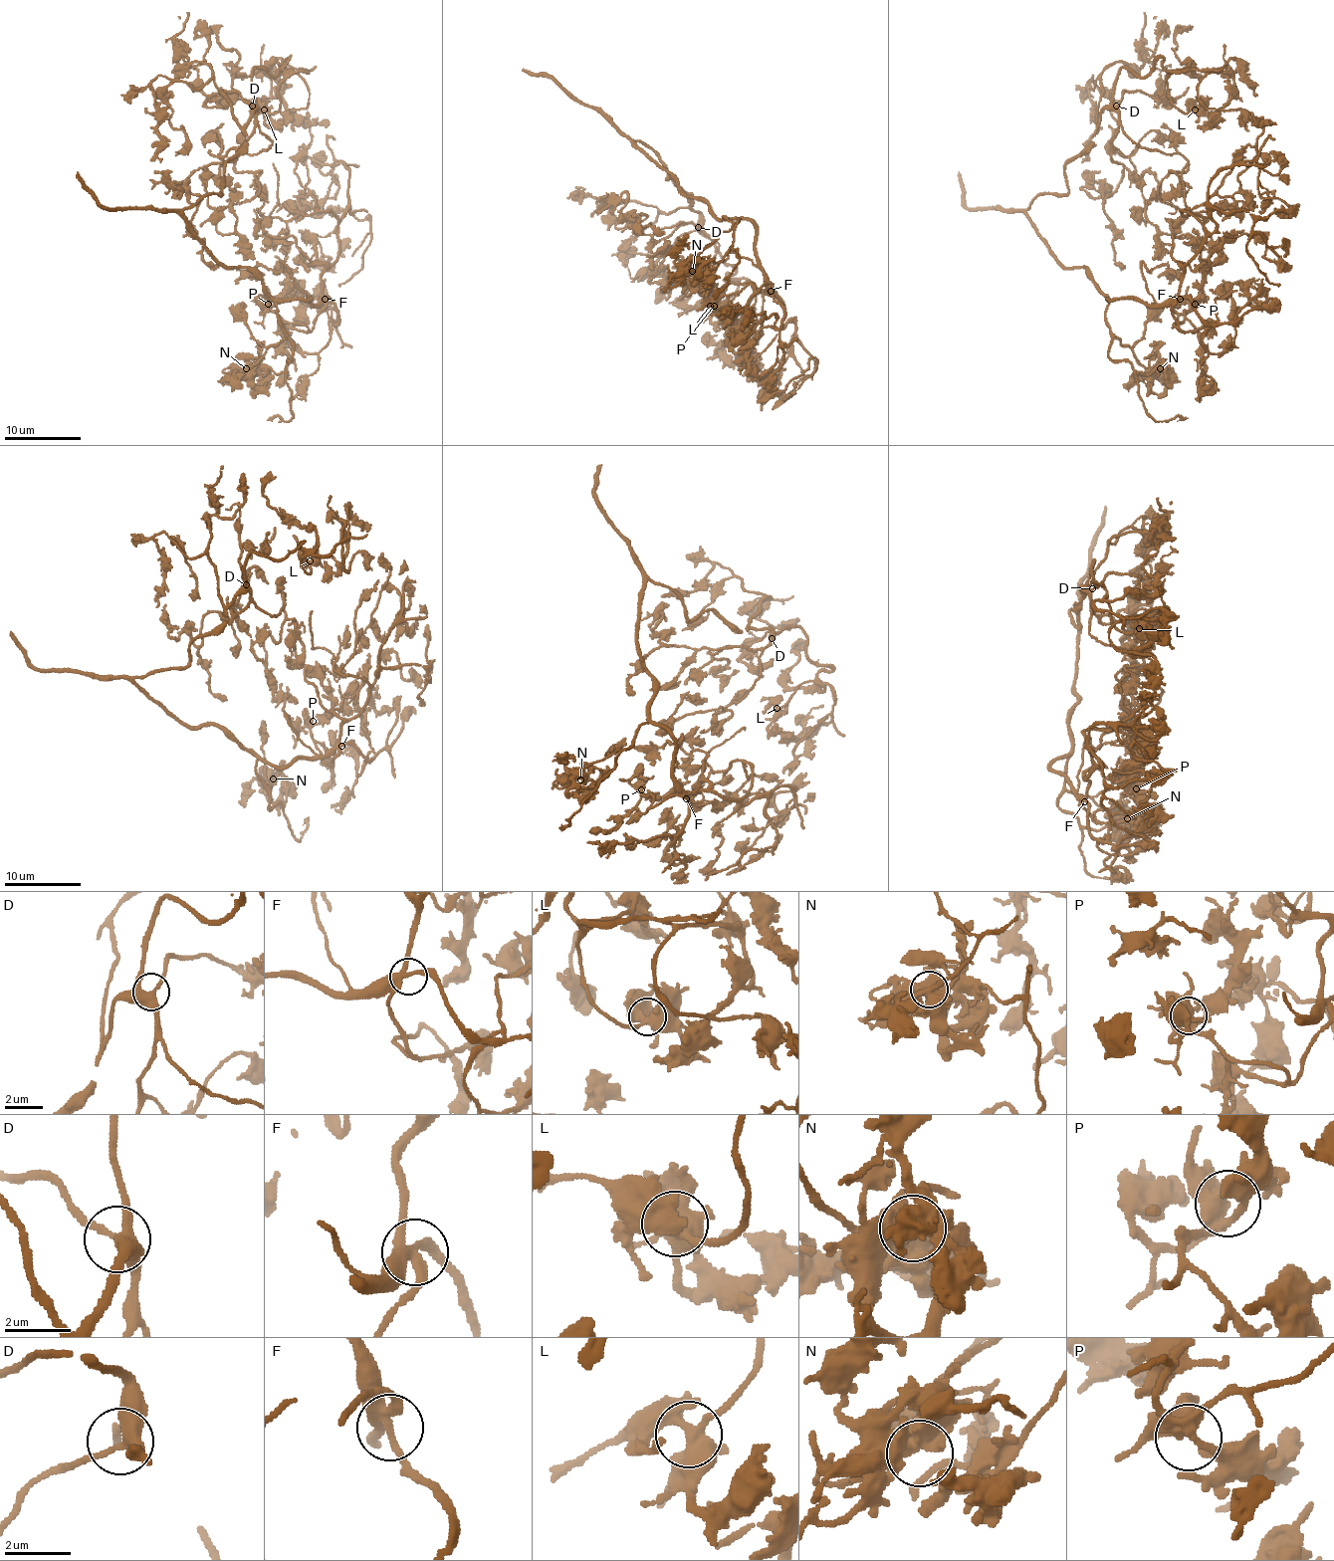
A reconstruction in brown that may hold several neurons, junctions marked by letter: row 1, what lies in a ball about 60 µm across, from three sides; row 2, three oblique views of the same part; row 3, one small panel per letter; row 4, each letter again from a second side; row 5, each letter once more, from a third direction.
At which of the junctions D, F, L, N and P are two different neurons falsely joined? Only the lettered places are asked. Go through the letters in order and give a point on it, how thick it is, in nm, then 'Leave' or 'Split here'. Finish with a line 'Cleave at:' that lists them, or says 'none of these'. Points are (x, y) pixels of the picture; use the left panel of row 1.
D: Place: (252, 106). Thickness 360 nm. Leave
F: Place: (325, 299). Thickness 320 nm. Leave
L: Place: (264, 110). Thickness 460 nm. Leave
N: Place: (246, 368). Thickness 650 nm. Leave
P: Place: (268, 304). Thickness 500 nm. Leave
Cleave at: none of these

